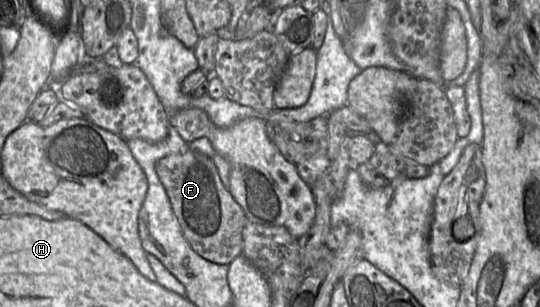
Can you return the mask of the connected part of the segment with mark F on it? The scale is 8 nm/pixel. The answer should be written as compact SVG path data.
M187 150L160 159L155 166L182 233L191 248L207 261L229 265L243 252L243 228L247 221L240 205L222 183L211 158Z

